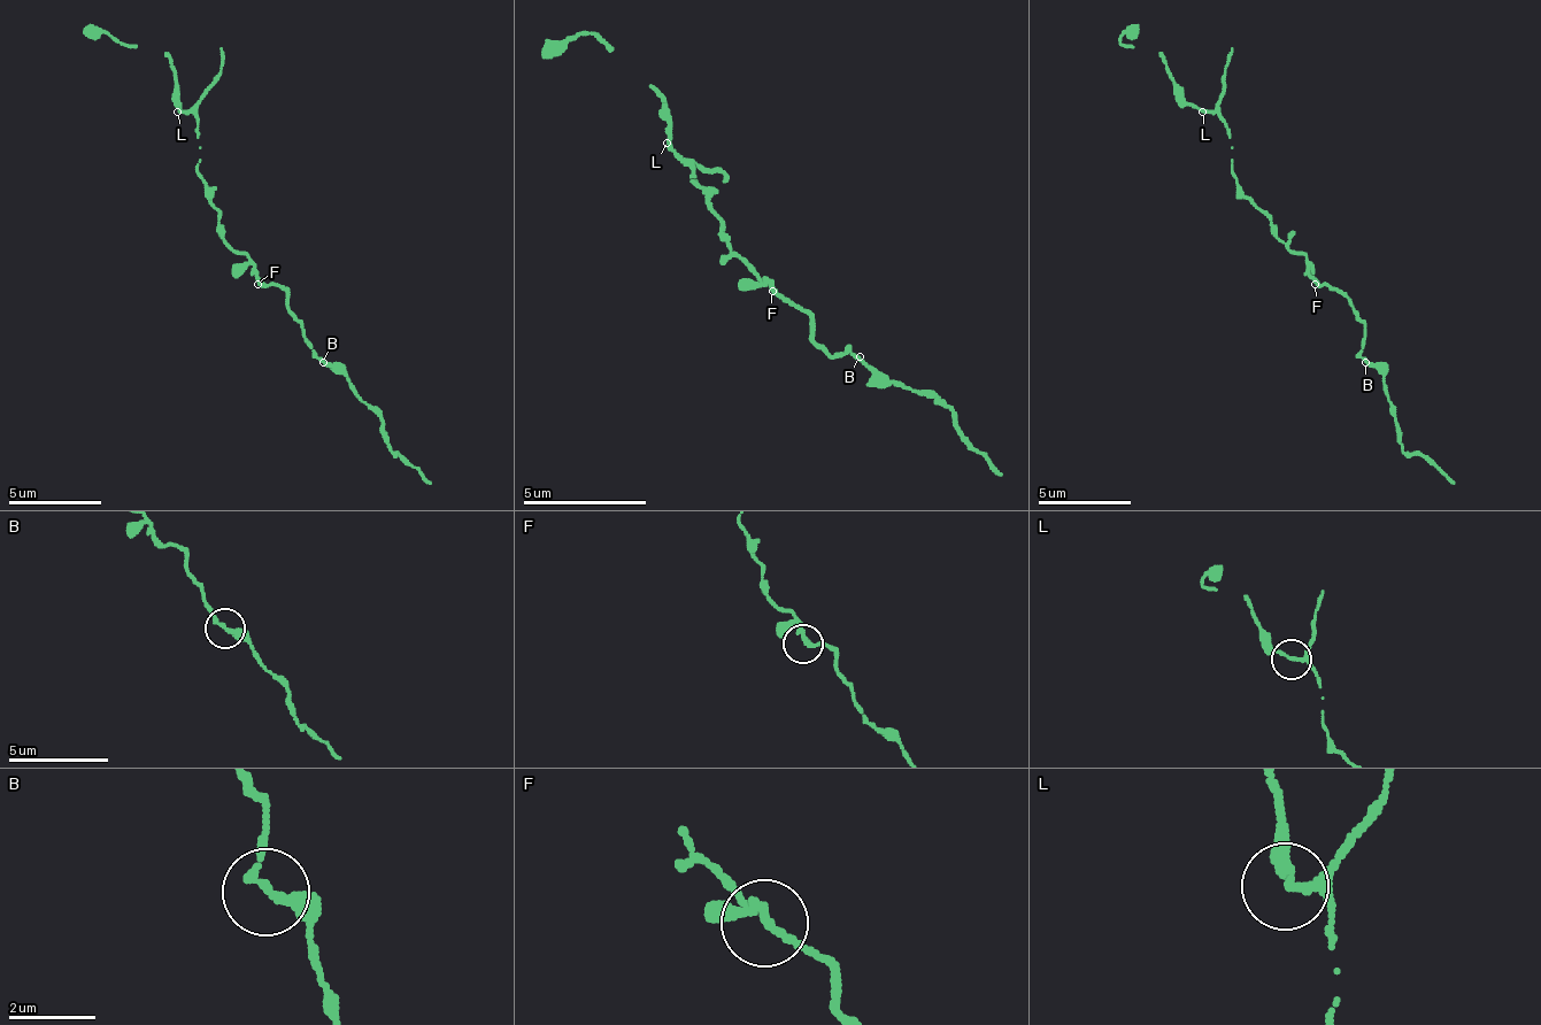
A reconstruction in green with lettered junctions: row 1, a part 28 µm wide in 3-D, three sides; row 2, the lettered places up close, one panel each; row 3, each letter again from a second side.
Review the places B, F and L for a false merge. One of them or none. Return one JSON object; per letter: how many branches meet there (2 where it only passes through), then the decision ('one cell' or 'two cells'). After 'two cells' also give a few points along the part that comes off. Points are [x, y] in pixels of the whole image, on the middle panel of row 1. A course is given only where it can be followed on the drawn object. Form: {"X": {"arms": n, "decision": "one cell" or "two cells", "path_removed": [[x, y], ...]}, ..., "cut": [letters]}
{"B": {"arms": 2, "decision": "one cell"}, "F": {"arms": 2, "decision": "one cell"}, "L": {"arms": 2, "decision": "one cell"}, "cut": []}

